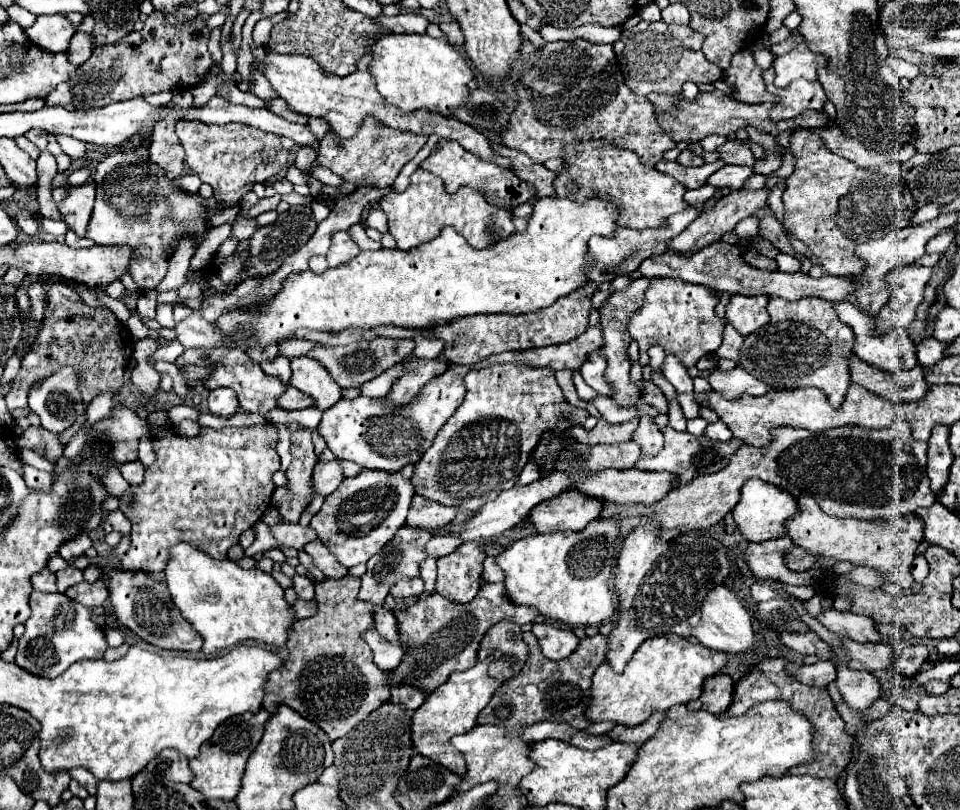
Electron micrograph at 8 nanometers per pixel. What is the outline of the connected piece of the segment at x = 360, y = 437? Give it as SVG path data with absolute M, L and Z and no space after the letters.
M451 365L439 379L427 383L423 393L419 393L419 399L415 399L407 411L391 411L387 403L371 397L359 397L353 401L341 399L323 413L317 431L339 459L357 463L363 469L401 471L407 463L417 463L421 459L431 447L437 431L459 409L465 397L463 377L469 369L471 367L467 365Z

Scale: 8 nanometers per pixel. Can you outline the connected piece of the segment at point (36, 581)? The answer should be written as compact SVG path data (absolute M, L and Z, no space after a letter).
M45 567L45 569L41 569L37 575L33 575L31 583L33 583L33 587L35 587L37 591L57 591L55 573L53 573L49 567Z

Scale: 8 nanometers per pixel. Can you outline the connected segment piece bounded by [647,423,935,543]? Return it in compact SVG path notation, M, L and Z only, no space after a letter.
M895 423L887 429L837 427L821 433L781 427L775 431L771 445L761 449L743 445L721 471L669 491L647 519L659 525L663 543L693 529L709 529L737 505L741 487L751 477L783 487L795 497L813 497L833 517L897 519L935 503L925 453L927 443L915 441L907 423Z

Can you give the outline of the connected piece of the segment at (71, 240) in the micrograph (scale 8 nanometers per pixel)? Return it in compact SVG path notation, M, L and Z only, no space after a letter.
M69 229L67 235L65 235L65 243L67 243L69 247L75 247L75 249L81 249L81 247L93 247L93 245L95 245L93 239L81 239L81 237L77 237L71 229Z

